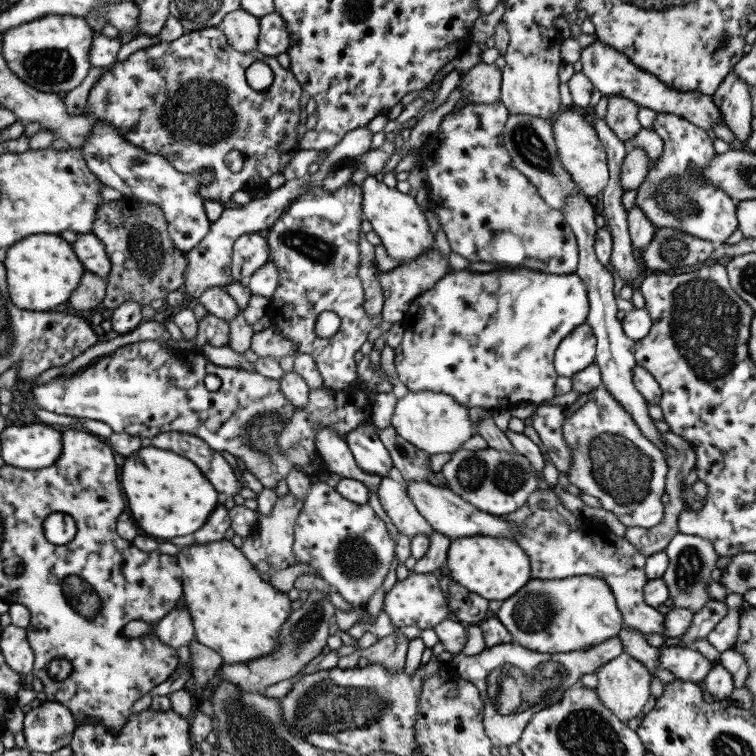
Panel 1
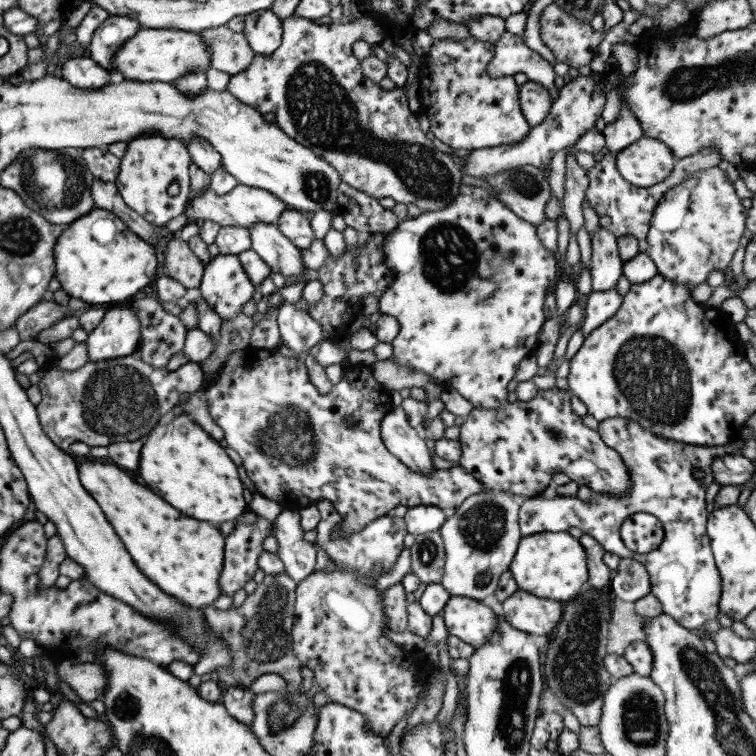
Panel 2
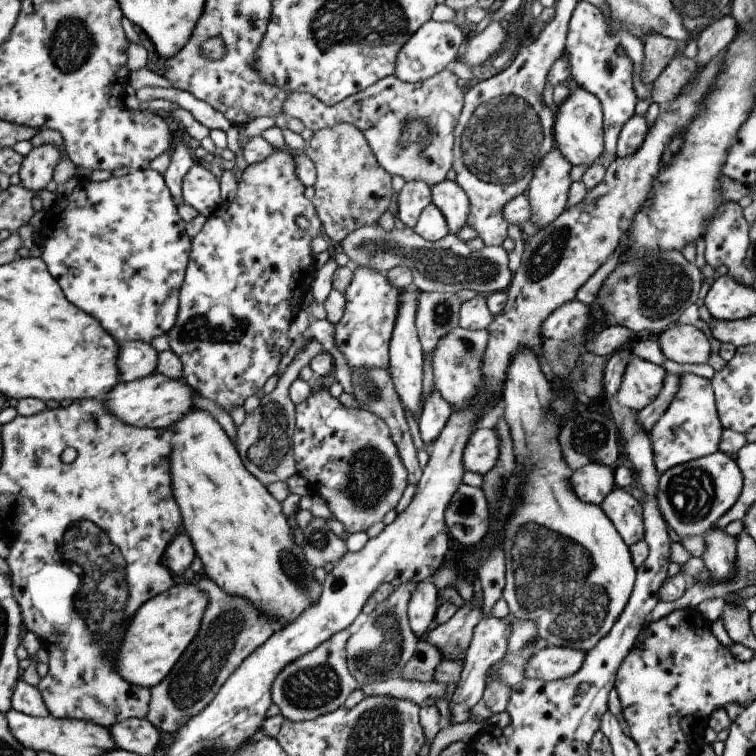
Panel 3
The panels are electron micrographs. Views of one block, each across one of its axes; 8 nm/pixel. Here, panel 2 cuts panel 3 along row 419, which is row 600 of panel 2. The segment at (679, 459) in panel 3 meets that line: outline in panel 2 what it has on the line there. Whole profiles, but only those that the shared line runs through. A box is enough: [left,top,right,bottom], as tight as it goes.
[518,418,744,632]

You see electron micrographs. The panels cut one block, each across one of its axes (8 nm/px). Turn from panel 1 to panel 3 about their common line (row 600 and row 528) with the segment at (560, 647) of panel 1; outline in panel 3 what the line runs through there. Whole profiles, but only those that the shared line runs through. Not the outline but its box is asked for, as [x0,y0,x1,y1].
[500,348,636,653]

